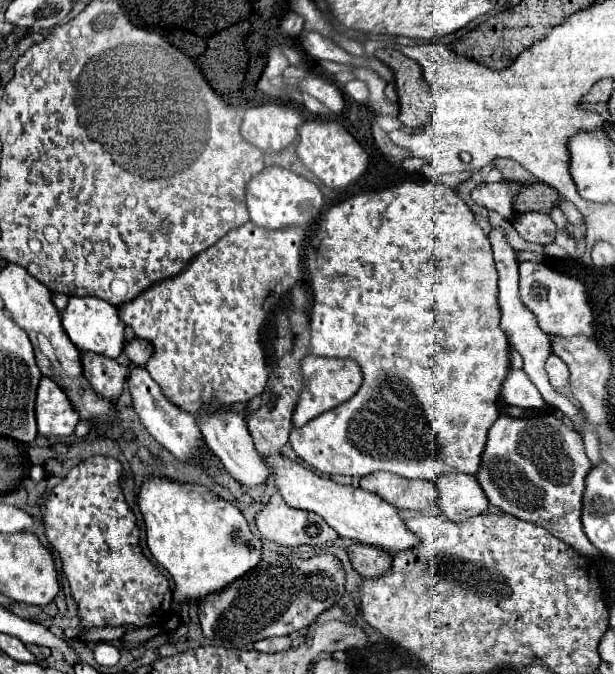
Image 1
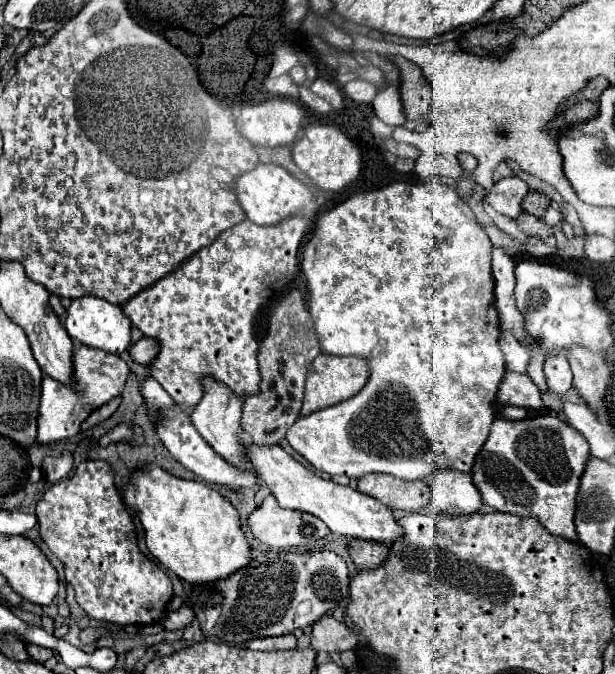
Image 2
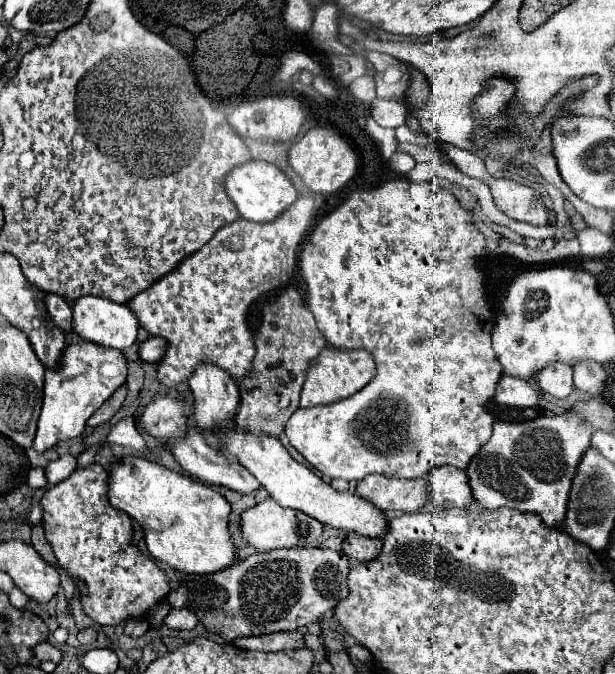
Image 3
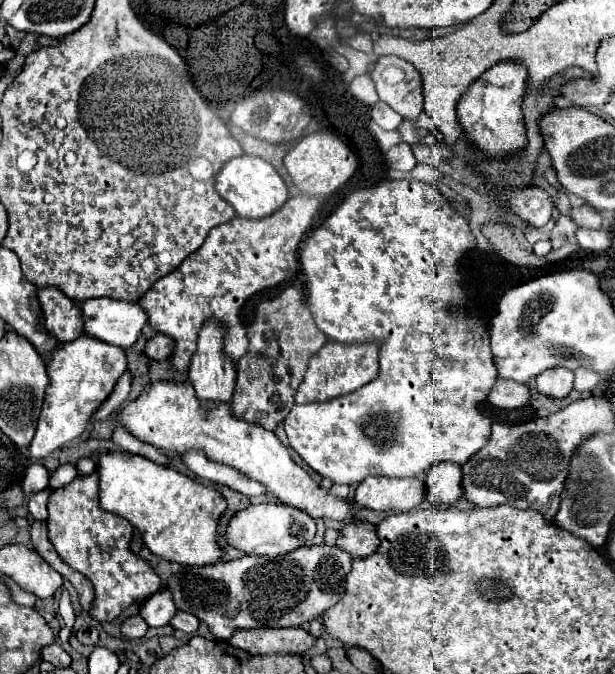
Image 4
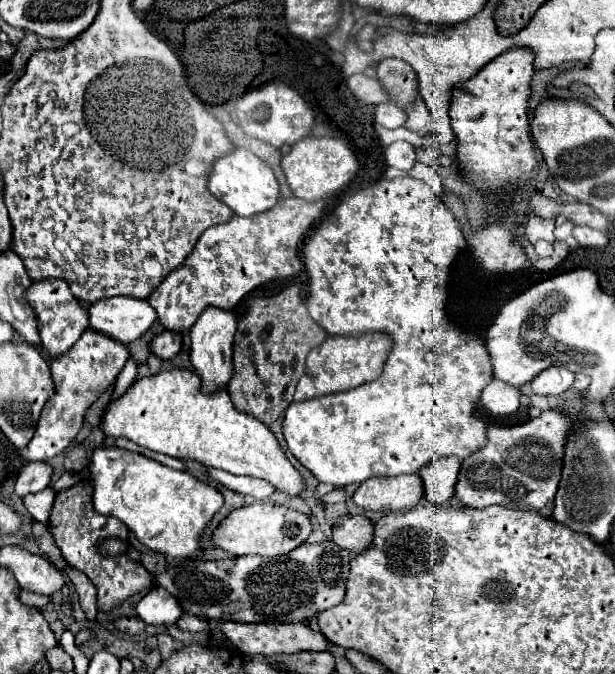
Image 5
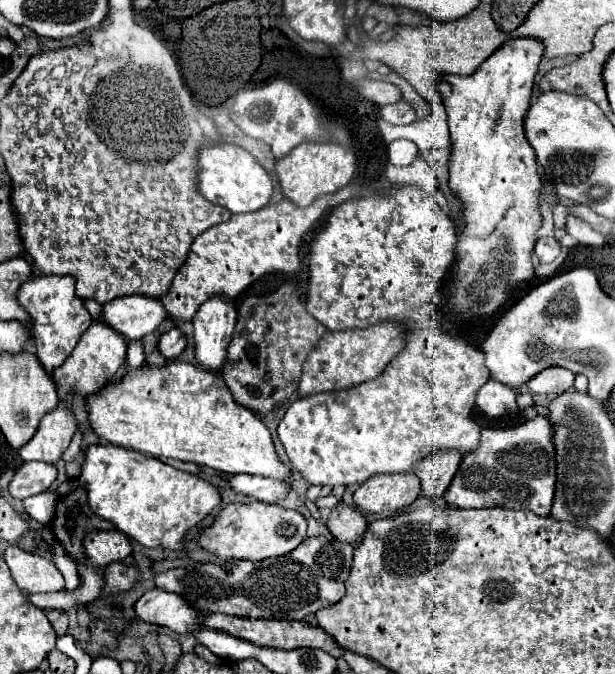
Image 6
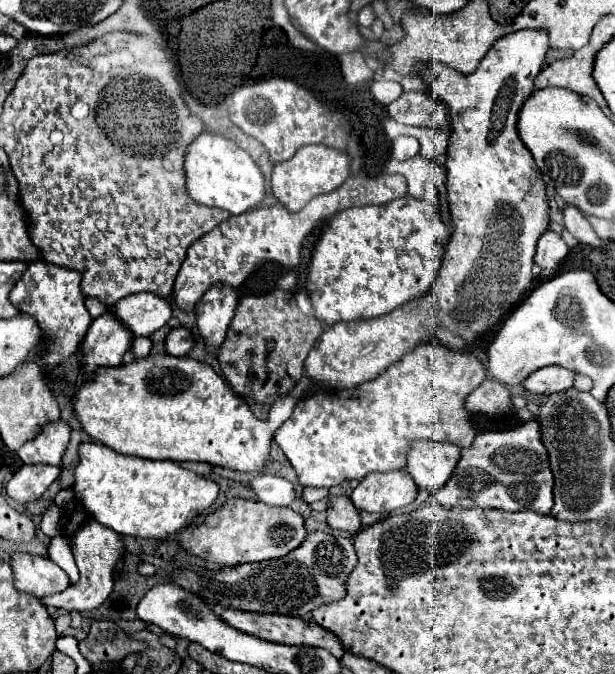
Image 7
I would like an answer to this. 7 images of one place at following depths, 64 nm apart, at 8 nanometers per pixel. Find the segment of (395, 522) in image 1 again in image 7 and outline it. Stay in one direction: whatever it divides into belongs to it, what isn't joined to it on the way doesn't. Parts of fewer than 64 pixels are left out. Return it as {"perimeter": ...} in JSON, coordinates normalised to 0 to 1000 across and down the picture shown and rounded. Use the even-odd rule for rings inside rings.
{"perimeter":[[[237,528],[208,543],[189,543],[156,552],[156,558],[133,570],[120,596],[120,611],[133,635],[150,653],[179,662],[195,674],[231,677],[244,682],[283,685],[338,685],[345,691],[374,694],[387,700],[423,700],[439,685],[439,656],[449,638],[439,626],[420,623],[407,602],[393,596],[341,543],[312,531],[286,528]]]}

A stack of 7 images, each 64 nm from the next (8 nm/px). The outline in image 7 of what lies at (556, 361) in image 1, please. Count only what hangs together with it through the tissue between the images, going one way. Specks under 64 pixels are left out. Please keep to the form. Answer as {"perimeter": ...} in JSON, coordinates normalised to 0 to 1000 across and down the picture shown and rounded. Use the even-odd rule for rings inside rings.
{"perimeter":[[[914,543],[878,546],[849,567],[849,573],[859,582],[875,585],[875,588],[891,588],[901,582],[924,579],[924,576],[930,576],[930,570],[933,570],[933,555]]]}

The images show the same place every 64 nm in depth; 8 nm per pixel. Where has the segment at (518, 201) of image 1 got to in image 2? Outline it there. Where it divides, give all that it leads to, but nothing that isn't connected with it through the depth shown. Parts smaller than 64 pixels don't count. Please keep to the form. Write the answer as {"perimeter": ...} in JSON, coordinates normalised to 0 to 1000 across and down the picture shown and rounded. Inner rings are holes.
{"perimeter":[[[859,282],[859,288],[849,297],[852,315],[872,318],[872,320],[885,320],[891,306],[894,306],[894,294],[885,285],[875,285],[875,282]]]}

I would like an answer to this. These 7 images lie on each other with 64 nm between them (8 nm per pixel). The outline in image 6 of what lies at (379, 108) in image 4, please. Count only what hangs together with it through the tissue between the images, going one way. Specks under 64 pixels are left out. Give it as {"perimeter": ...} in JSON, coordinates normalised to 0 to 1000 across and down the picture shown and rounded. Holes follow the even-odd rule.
{"perimeter":[[[660,148],[621,157],[618,160],[618,172],[621,172],[621,178],[628,178],[631,184],[641,184],[641,187],[670,184],[673,181],[673,163]]]}

